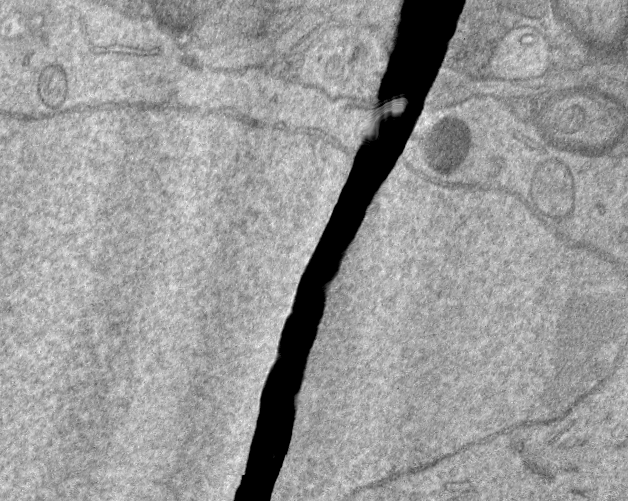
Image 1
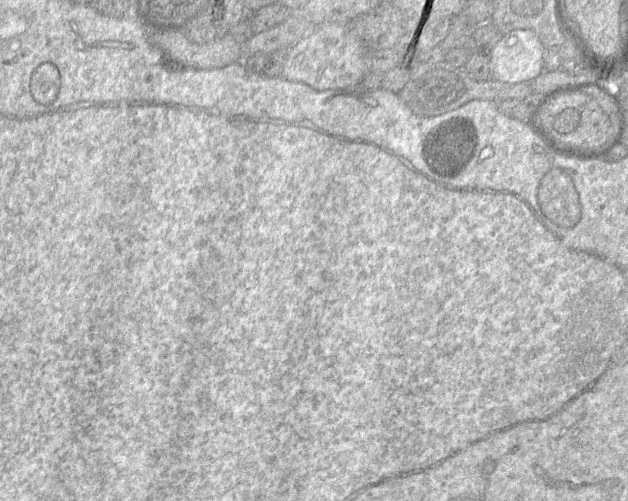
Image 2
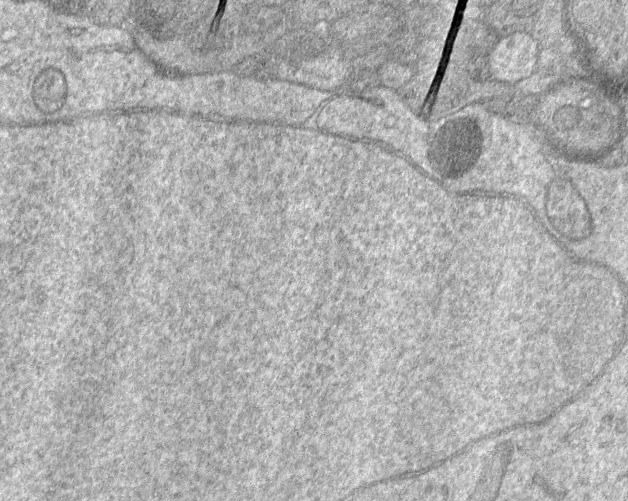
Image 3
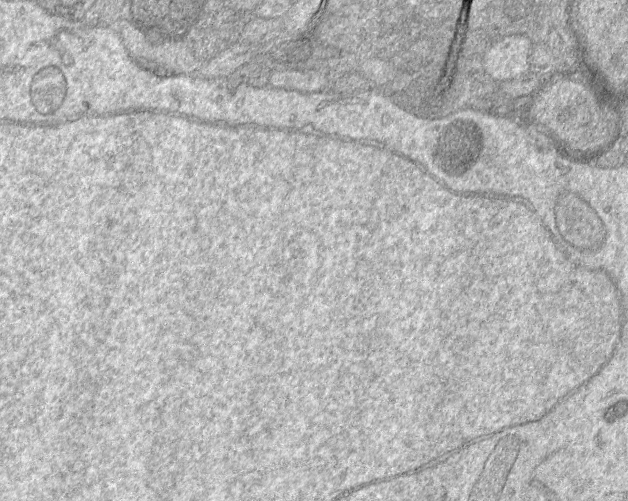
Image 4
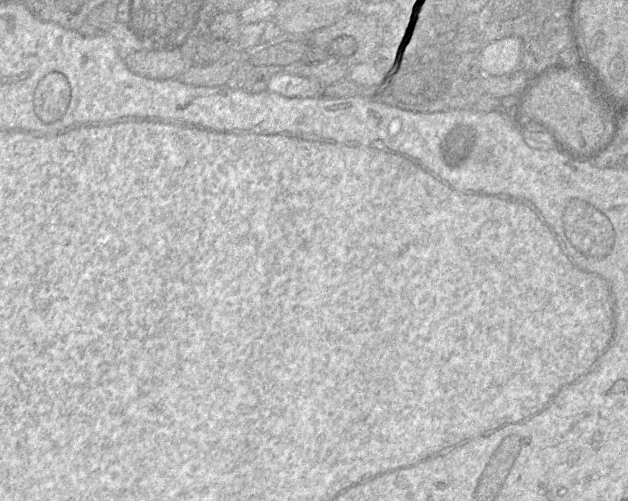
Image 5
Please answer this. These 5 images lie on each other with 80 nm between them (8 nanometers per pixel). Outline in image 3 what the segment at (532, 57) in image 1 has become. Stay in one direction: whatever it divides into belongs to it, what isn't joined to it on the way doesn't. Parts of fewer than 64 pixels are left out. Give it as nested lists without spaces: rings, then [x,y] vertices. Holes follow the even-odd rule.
[[[524,32],[499,38],[487,55],[491,78],[514,85],[530,77],[537,70],[540,49],[539,43]]]

